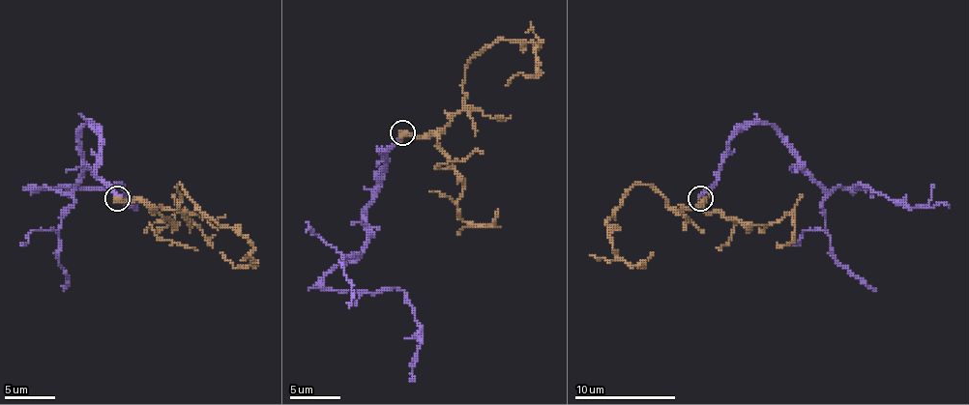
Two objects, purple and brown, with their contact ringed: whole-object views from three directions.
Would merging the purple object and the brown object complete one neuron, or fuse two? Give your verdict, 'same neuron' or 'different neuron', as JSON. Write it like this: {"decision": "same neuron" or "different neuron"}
{"decision": "different neuron"}

